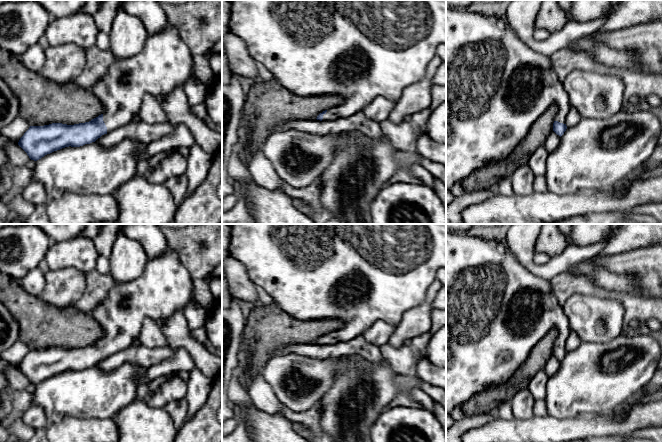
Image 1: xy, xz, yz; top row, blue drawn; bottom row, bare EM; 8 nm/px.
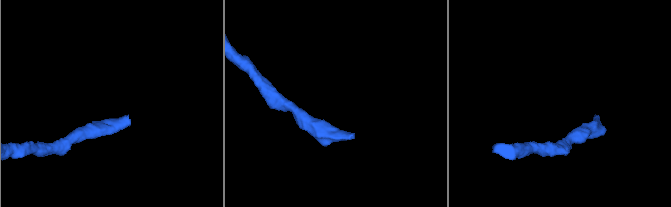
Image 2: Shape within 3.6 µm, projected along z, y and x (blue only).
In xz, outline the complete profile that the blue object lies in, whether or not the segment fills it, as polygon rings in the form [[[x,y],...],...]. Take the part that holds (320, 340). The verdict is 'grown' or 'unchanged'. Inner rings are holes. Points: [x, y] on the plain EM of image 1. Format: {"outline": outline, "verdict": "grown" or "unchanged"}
{"outline": [[[231,224],[230,250],[227,255],[240,261],[246,268],[251,281],[261,286],[286,313],[299,320],[339,319],[343,327],[323,335],[317,340],[320,345],[348,342],[370,328],[376,321],[383,320],[395,327],[405,312],[420,305],[428,287],[436,280],[436,273],[446,268],[446,224]]], "verdict": "grown"}

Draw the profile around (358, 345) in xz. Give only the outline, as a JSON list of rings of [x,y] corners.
[[[360,335],[348,342],[339,342],[333,345],[320,345],[317,343],[290,345],[276,350],[273,356],[287,354],[298,354],[317,359],[339,358],[357,354],[376,364],[382,363],[384,359],[379,347],[367,343],[364,335]]]

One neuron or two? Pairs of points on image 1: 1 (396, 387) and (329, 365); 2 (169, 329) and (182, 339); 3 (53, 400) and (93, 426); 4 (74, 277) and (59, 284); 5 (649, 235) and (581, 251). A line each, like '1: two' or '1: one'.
1: two
2: one
3: two
4: one
5: two

